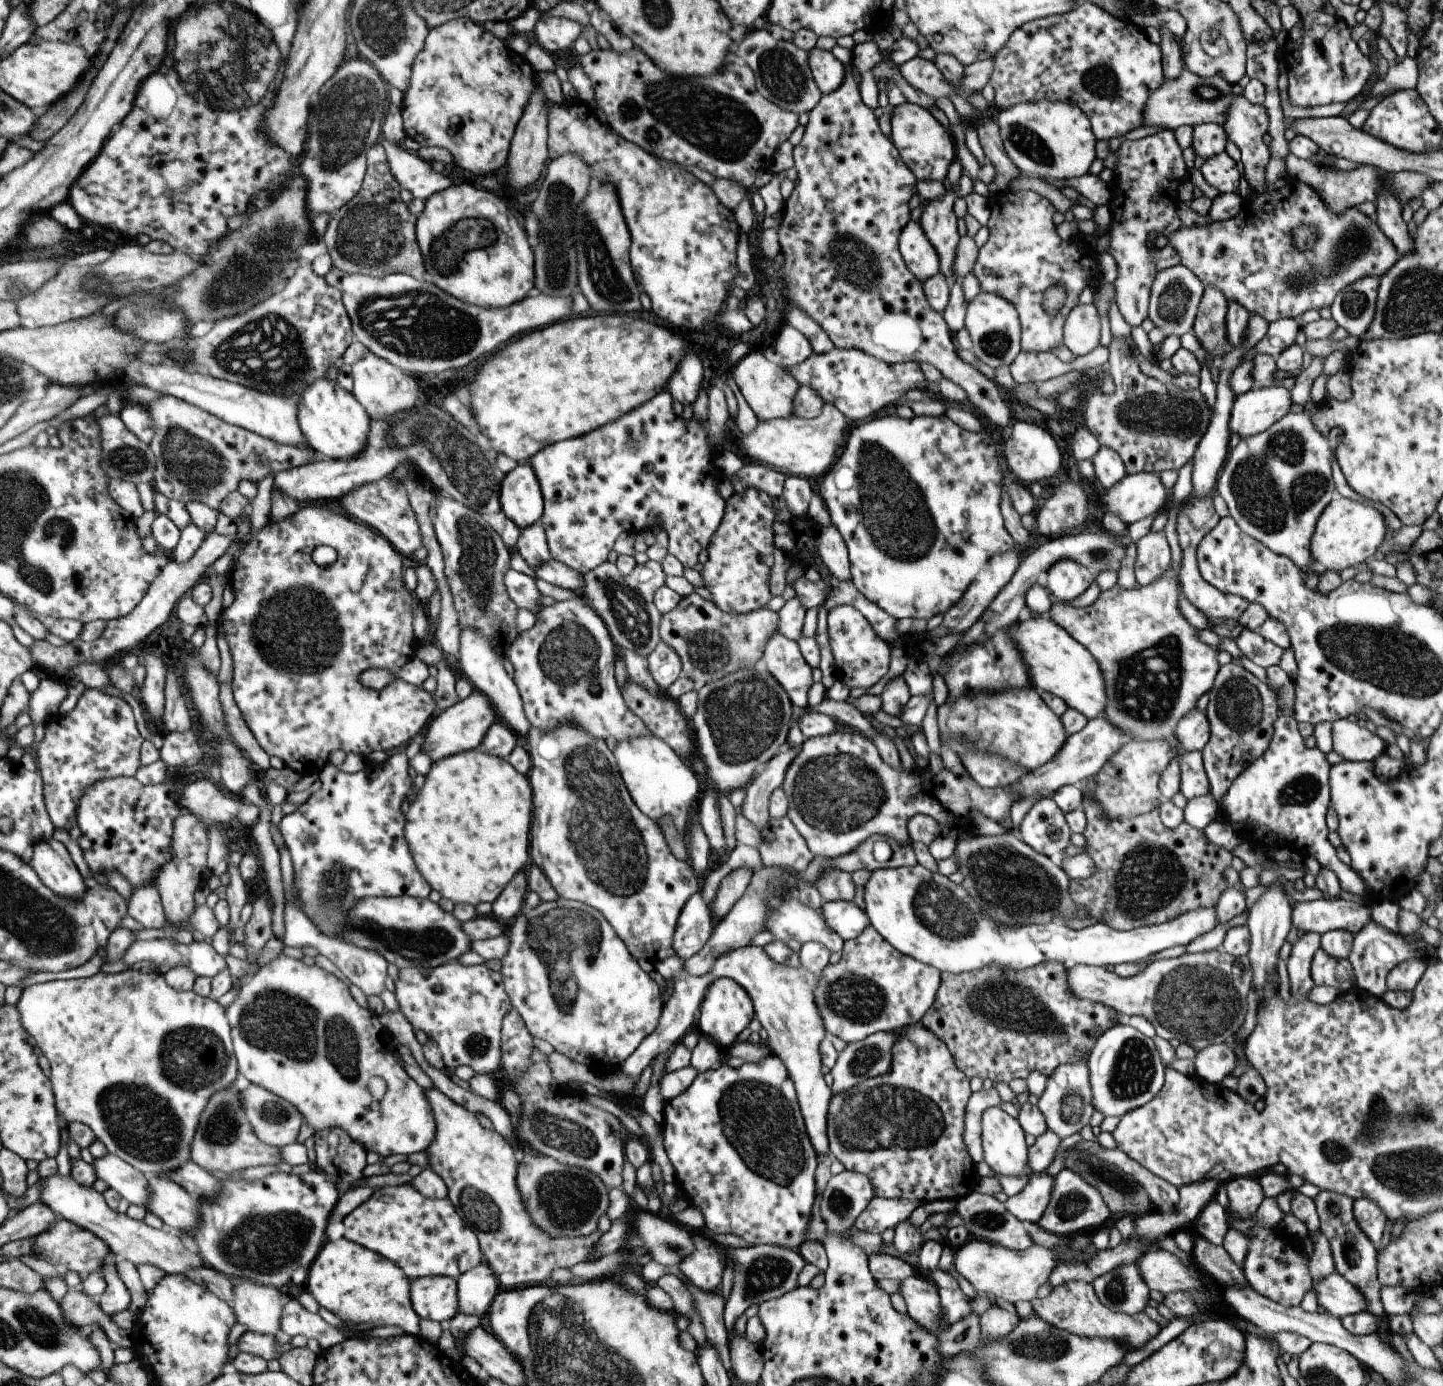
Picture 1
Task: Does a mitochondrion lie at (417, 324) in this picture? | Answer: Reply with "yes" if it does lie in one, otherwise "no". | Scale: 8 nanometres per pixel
yes

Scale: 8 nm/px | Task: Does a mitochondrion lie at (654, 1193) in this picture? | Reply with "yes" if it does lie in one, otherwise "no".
no

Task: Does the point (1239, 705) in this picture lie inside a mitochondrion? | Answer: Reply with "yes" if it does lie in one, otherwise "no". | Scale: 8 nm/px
yes

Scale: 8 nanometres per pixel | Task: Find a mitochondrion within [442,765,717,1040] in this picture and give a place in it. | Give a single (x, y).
(562, 939)

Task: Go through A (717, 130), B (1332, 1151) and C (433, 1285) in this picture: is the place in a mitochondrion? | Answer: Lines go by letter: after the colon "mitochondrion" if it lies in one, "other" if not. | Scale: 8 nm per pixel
A: mitochondrion
B: mitochondrion
C: other

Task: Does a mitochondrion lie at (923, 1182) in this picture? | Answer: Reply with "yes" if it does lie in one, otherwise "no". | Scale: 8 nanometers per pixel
no

